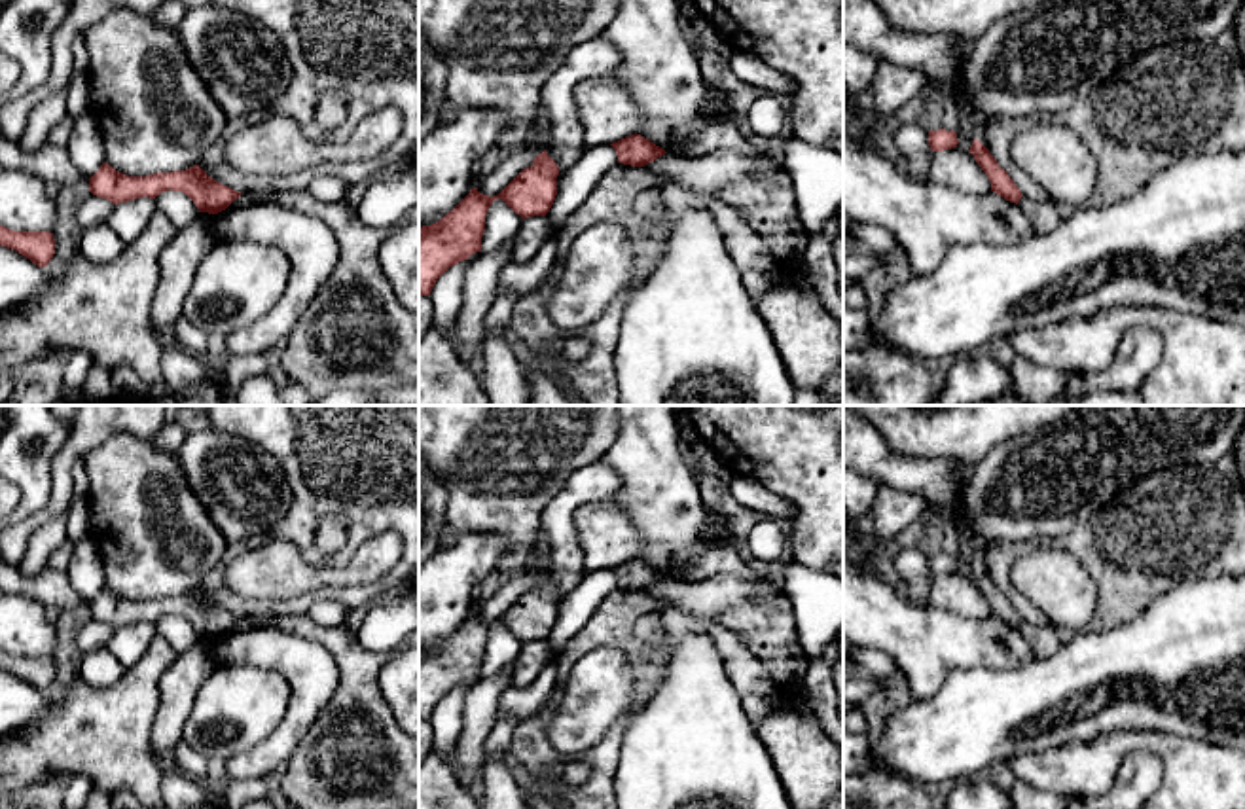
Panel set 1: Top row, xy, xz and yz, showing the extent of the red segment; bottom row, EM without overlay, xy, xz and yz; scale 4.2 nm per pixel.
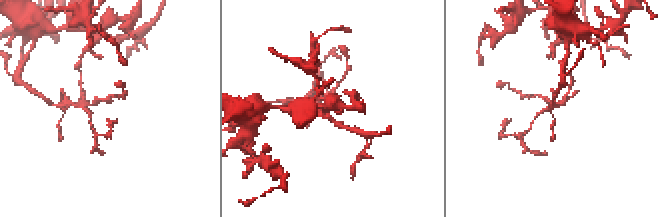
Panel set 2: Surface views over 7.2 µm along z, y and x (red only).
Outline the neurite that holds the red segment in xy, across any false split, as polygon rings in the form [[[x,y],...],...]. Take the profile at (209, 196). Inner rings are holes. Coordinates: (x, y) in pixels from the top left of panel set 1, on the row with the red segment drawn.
[[[108,163],[89,178],[89,191],[108,199],[114,205],[140,197],[155,199],[163,191],[186,193],[199,212],[218,214],[226,210],[243,193],[216,182],[199,165],[186,171],[155,172],[148,176],[129,176],[117,172]]]

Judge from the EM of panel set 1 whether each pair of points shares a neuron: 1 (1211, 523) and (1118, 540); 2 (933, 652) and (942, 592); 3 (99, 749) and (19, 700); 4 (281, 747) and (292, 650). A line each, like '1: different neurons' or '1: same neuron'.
1: same neuron
2: different neurons
3: different neurons
4: same neuron

